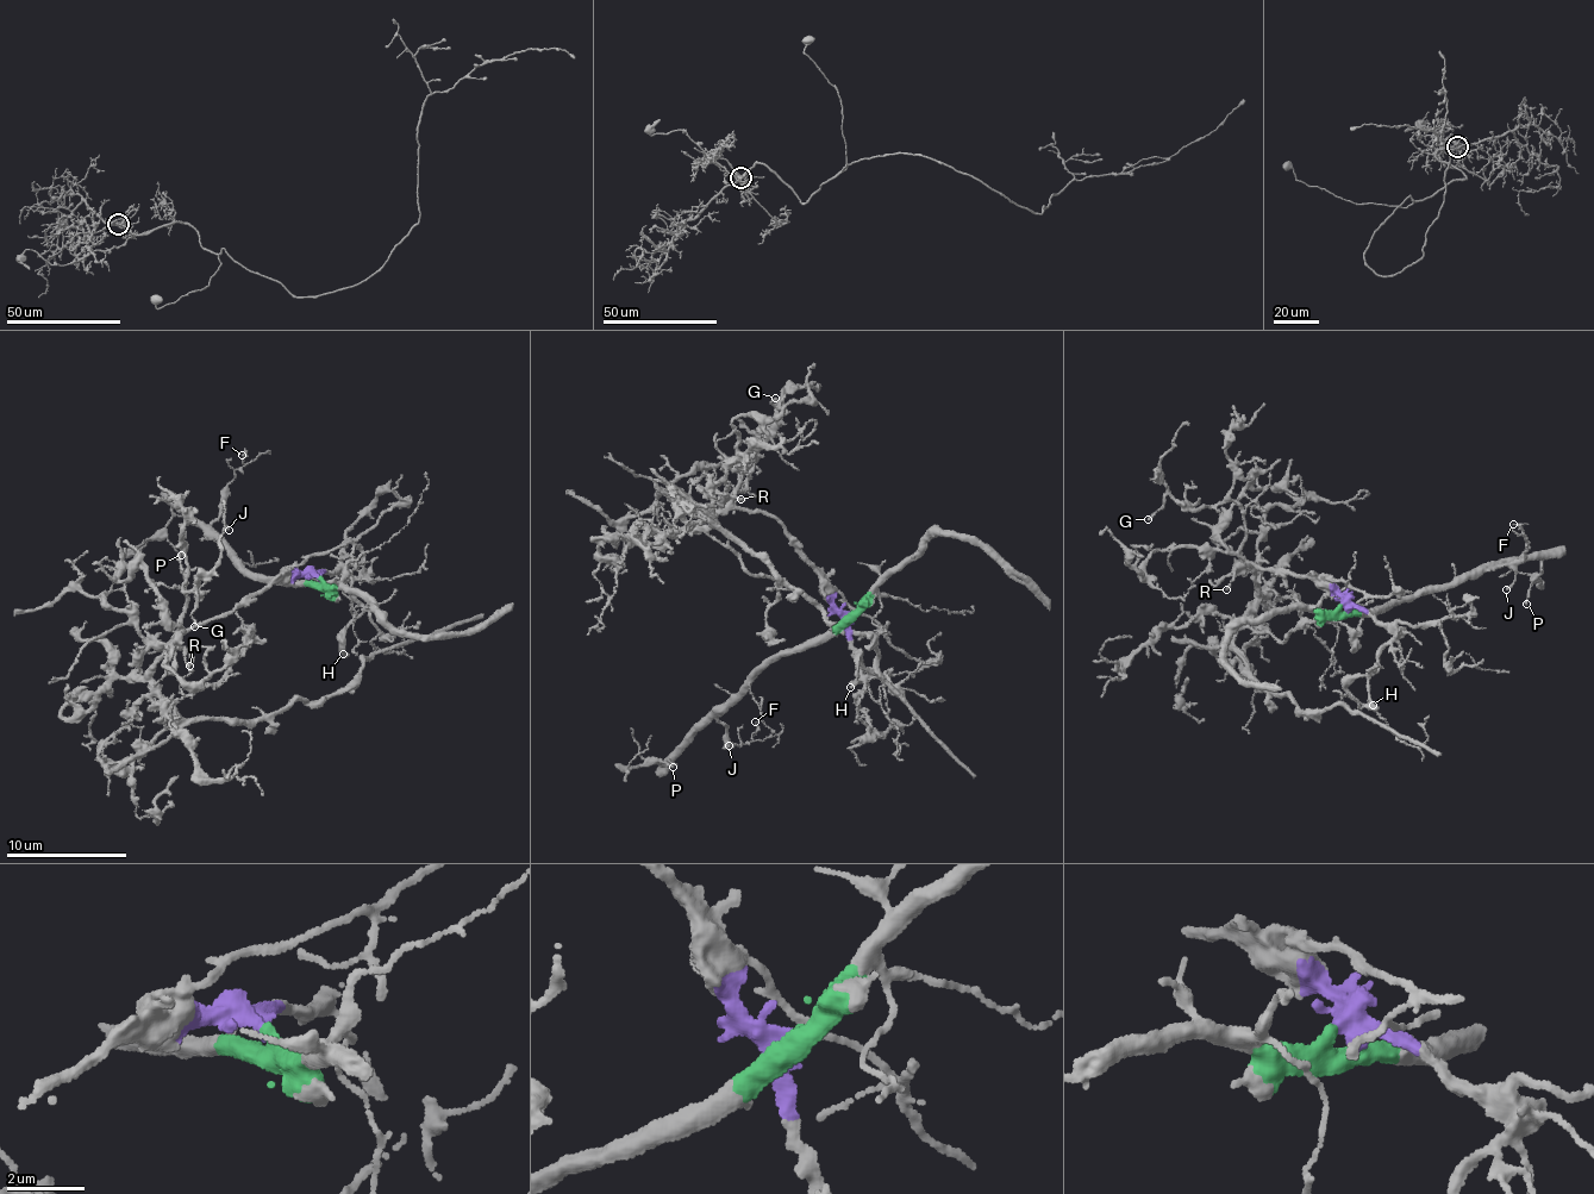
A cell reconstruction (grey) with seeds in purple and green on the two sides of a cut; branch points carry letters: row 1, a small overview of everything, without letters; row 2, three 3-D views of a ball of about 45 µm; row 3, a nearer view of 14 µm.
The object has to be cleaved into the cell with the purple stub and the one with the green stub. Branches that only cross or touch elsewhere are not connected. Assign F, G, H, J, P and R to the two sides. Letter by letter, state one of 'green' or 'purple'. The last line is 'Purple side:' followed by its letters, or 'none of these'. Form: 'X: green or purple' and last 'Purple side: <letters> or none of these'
F: green
G: purple
H: purple
J: green
P: green
R: purple
Purple side: G, H, R

